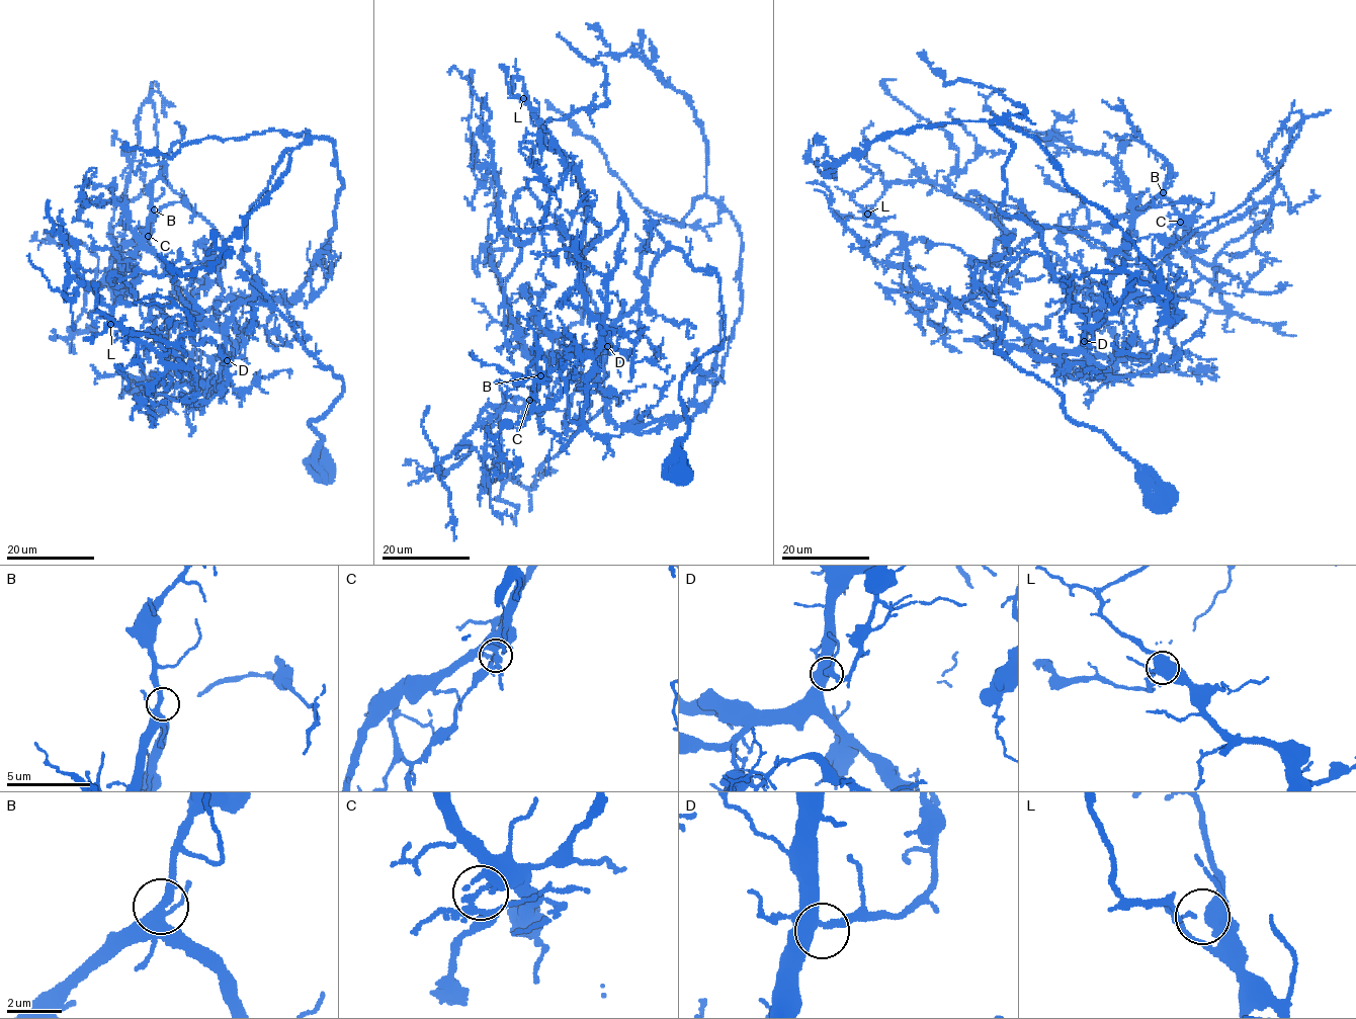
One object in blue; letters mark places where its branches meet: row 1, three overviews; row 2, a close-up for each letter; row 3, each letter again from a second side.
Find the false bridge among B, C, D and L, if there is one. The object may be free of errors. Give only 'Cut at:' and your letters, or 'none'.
Cut at: C

